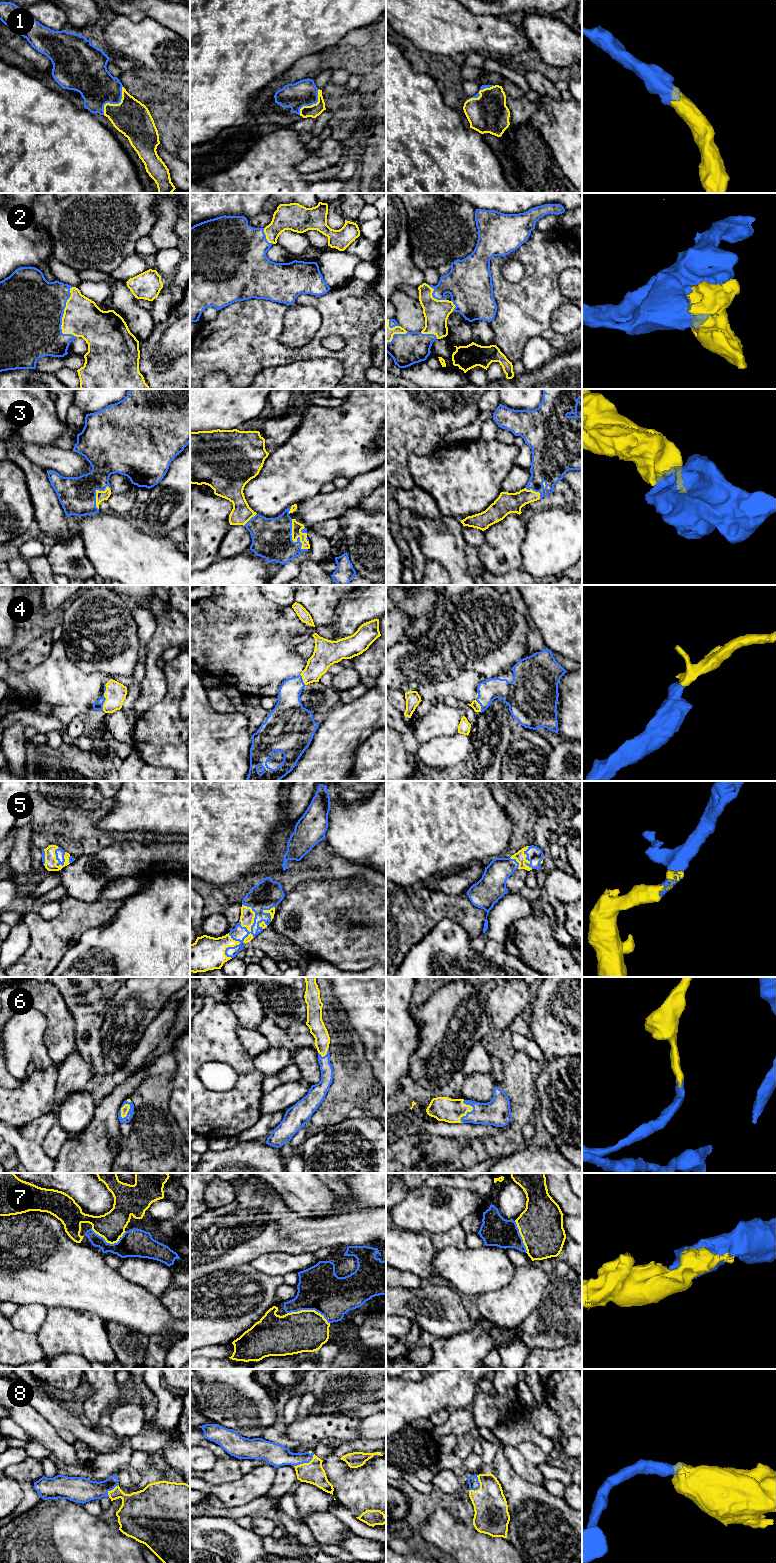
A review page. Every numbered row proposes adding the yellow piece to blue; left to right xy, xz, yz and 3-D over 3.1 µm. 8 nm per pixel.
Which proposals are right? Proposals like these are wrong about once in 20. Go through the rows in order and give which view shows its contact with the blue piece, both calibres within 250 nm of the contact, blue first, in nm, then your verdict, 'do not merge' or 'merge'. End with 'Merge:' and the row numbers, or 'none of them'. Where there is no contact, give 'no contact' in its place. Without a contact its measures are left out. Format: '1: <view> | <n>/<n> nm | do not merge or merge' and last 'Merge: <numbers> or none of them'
1: xy | 300/280 nm | merge
2: xy | 500/300 nm | merge
3: xz | 320/80 nm | merge
4: xy | 80/170 nm | merge
5: xz | 220/110 nm | merge
6: xy | 50/60 nm | merge
7: xz | 340/340 nm | merge
8: xz | 180/170 nm | merge
Merge: 1, 2, 3, 4, 5, 6, 7, 8

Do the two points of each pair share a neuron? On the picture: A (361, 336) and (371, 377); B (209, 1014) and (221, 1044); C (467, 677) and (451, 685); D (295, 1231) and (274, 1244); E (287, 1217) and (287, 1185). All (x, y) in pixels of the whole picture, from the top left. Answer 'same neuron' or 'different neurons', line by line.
A: different neurons
B: same neuron
C: same neuron
D: same neuron
E: different neurons

